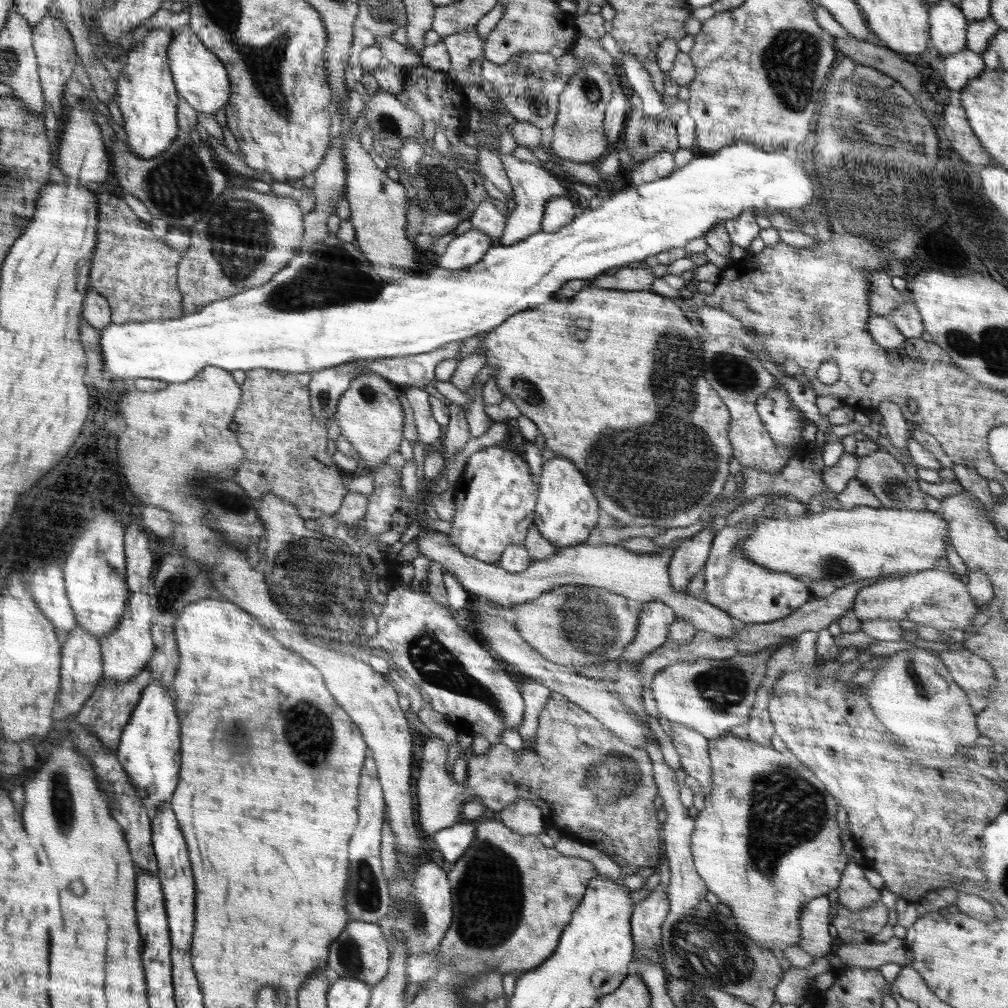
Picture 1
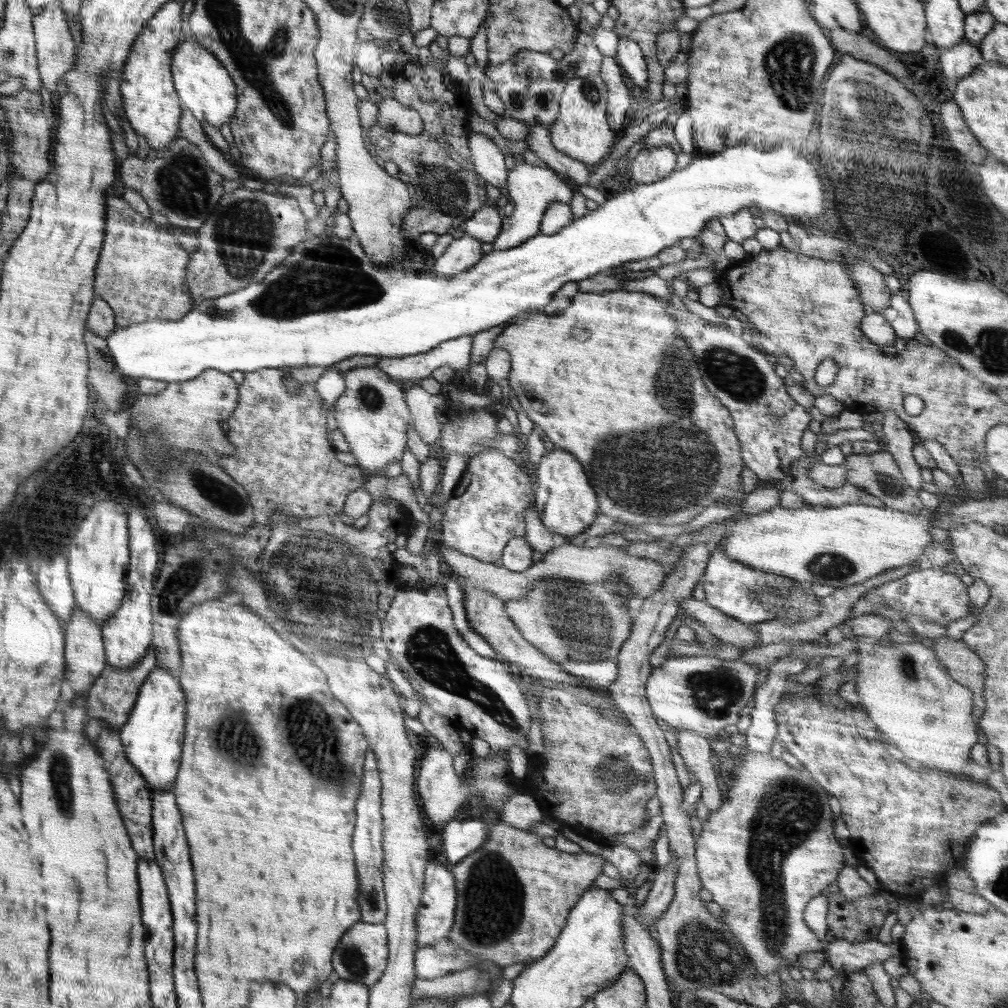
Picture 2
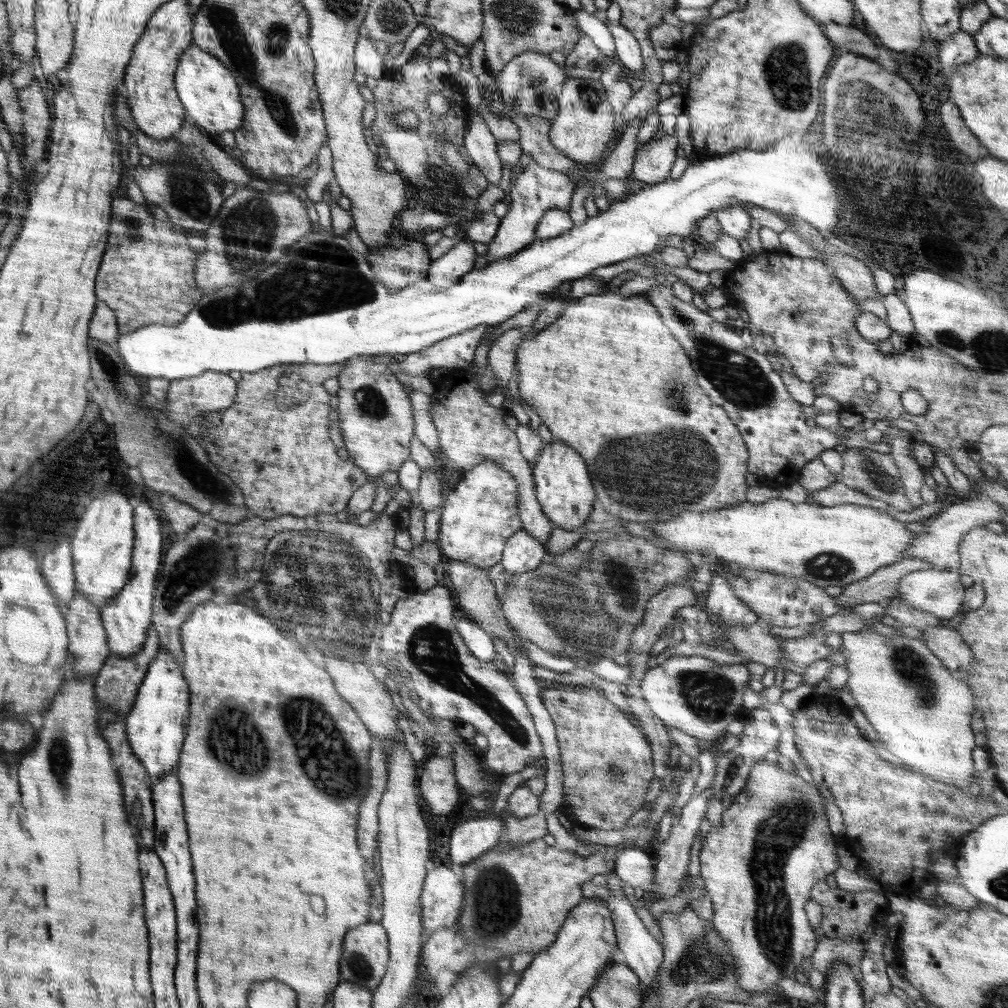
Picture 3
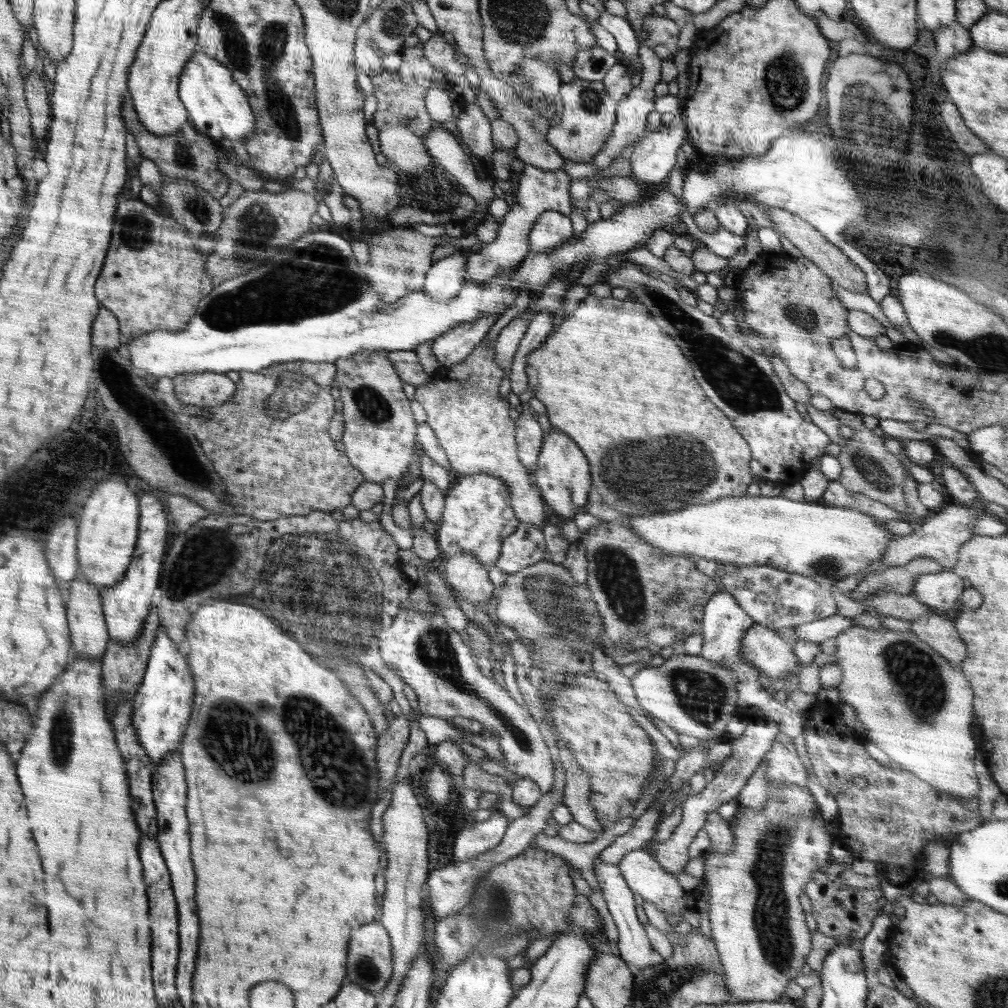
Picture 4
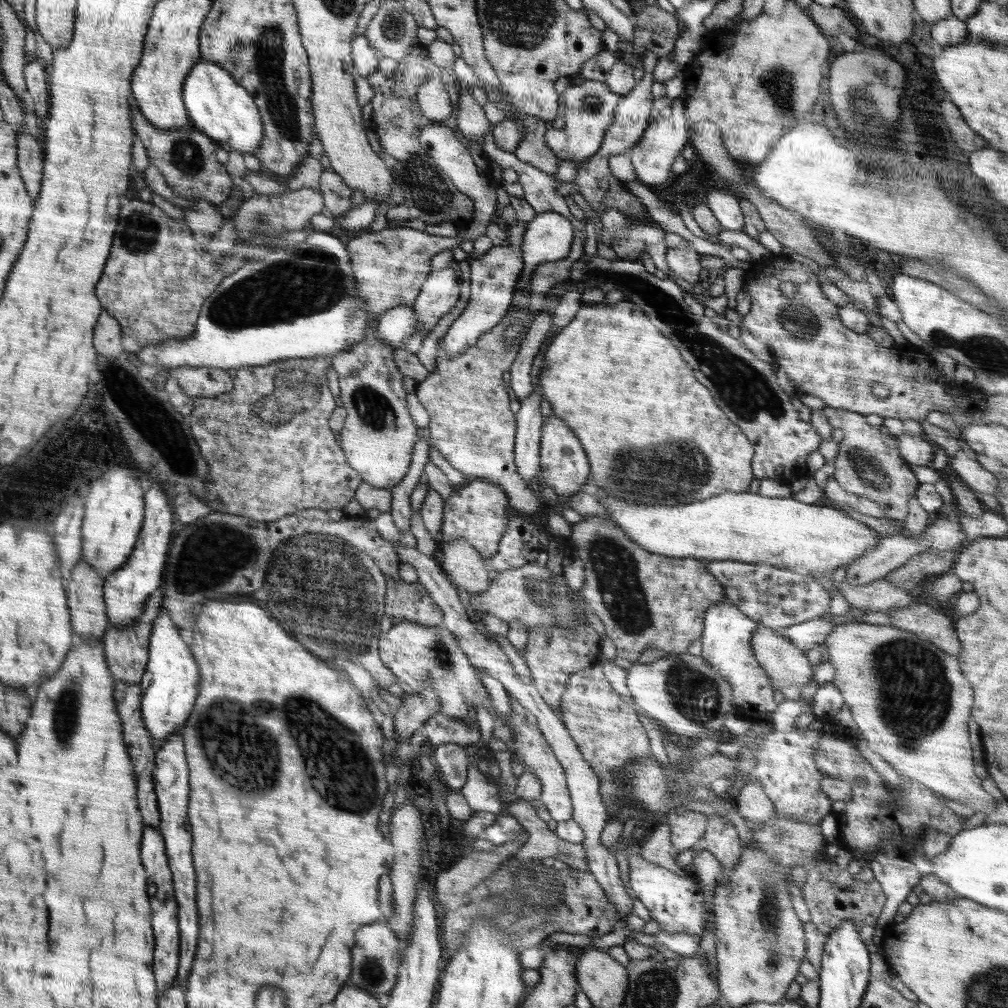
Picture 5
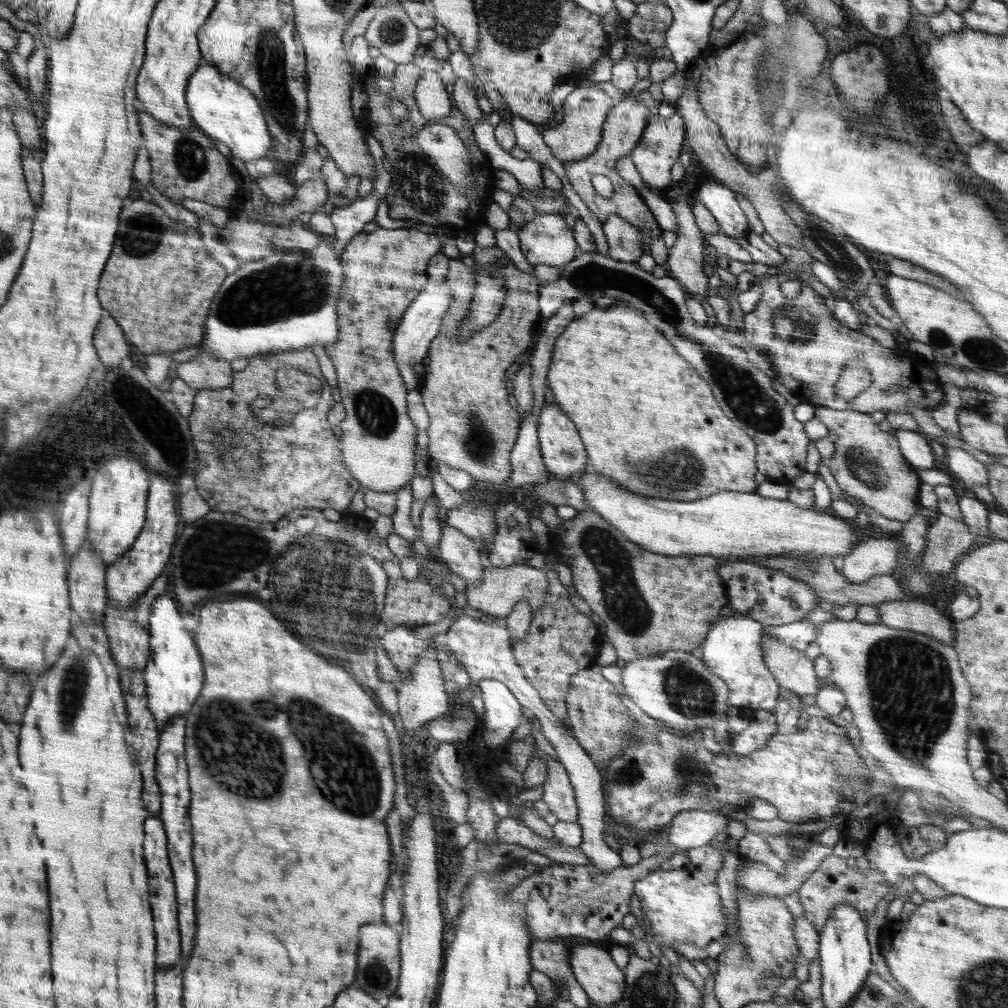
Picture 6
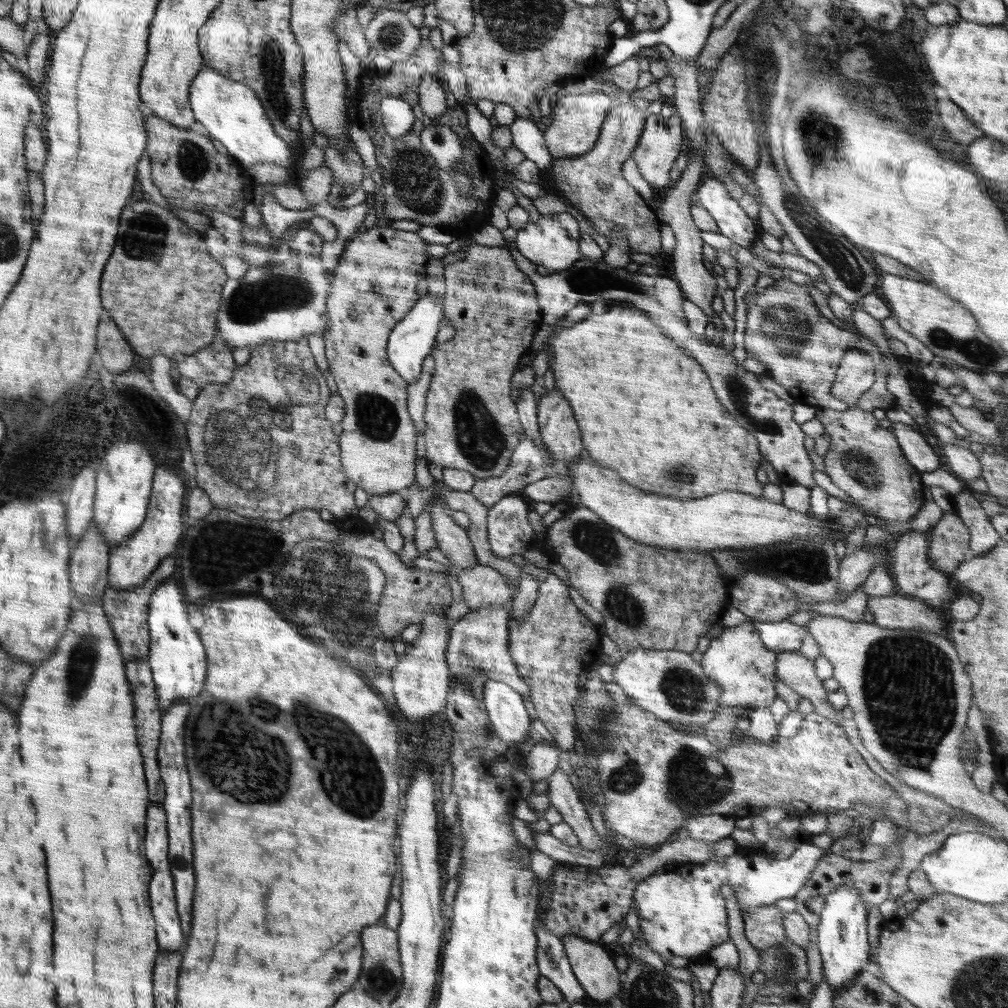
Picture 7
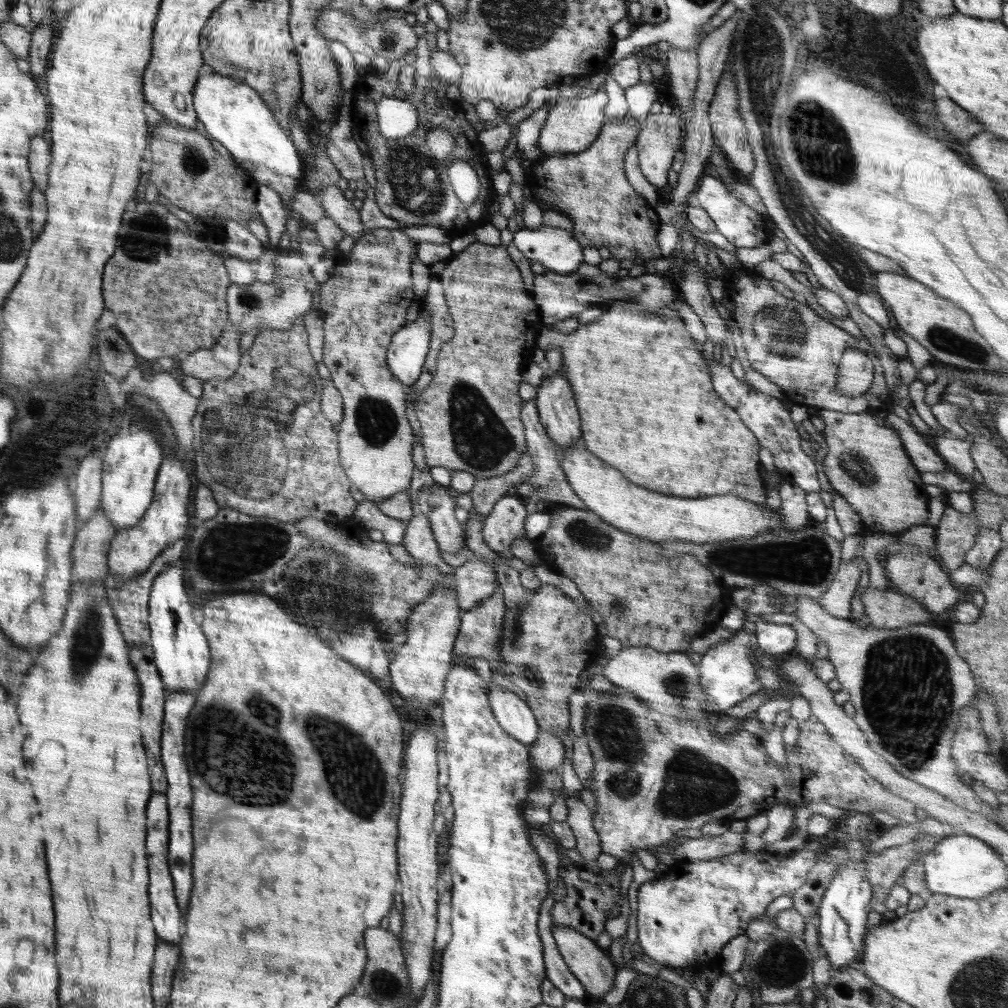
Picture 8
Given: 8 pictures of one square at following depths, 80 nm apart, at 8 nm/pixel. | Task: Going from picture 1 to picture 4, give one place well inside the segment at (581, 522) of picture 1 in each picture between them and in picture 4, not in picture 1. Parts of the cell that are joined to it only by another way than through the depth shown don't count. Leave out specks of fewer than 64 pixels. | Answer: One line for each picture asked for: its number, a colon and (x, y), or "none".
2: (567, 505)
3: (563, 486)
4: (562, 476)

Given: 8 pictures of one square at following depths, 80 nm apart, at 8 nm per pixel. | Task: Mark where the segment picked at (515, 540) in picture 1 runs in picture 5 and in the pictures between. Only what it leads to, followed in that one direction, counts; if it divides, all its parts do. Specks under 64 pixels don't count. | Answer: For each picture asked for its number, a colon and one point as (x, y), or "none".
2: (487, 507)
3: (480, 514)
4: (477, 516)
5: (478, 512)

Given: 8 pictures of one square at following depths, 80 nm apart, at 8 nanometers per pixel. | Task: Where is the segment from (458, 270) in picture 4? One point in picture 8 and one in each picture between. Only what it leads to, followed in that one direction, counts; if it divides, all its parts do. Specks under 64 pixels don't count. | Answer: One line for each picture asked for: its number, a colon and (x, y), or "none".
5: (440, 292)
6: (420, 323)
7: (412, 340)
8: (409, 345)

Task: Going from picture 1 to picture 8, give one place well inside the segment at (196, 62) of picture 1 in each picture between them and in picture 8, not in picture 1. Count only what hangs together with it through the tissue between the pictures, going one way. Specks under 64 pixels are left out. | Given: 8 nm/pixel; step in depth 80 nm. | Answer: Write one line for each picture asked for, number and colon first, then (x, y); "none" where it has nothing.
2: (207, 89)
3: (212, 97)
4: (219, 108)
5: (222, 109)
6: (224, 110)
7: (232, 113)
8: (233, 113)

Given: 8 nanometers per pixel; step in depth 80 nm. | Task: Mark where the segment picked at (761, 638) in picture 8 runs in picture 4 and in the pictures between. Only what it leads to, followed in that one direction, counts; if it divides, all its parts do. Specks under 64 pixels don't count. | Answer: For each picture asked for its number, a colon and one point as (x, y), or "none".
4: (821, 630)
5: (807, 635)
6: (798, 635)
7: (784, 636)

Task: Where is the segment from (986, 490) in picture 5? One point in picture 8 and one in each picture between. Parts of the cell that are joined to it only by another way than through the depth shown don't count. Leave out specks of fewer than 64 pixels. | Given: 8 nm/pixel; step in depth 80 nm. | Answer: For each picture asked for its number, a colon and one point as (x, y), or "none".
6: (961, 464)
7: (963, 463)
8: (955, 452)

